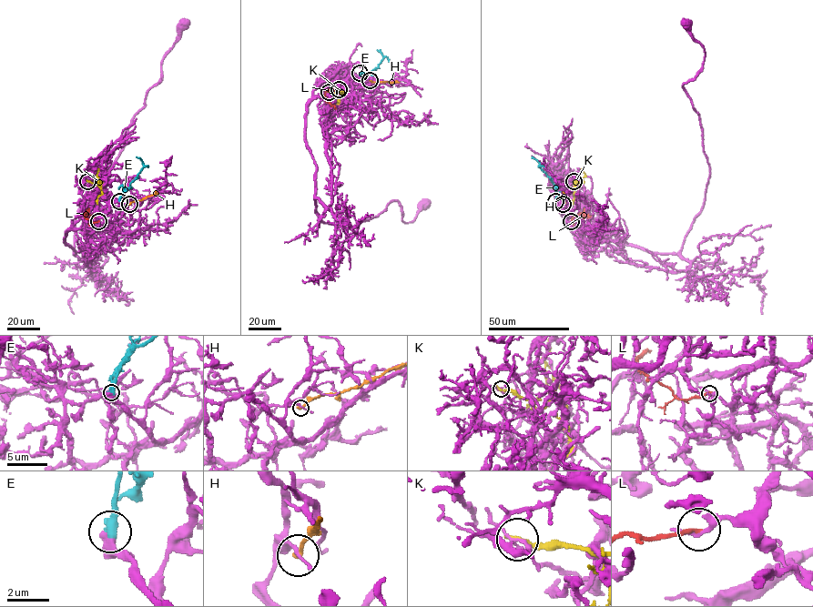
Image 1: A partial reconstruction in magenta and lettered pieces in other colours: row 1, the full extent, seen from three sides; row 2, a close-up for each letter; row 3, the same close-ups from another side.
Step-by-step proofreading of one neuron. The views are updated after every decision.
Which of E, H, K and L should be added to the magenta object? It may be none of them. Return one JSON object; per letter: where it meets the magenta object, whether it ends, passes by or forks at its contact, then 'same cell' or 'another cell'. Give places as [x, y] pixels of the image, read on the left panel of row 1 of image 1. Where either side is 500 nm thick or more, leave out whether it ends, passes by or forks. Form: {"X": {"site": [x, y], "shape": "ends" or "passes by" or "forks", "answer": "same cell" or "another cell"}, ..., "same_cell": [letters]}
{"E": {"site": [119, 201], "answer": "same cell"}, "H": {"site": [129, 204], "shape": "ends", "answer": "another cell"}, "K": {"site": [87, 181], "shape": "ends", "answer": "another cell"}, "L": {"site": [98, 221], "shape": "ends", "answer": "another cell"}, "same_cell": ["E"]}

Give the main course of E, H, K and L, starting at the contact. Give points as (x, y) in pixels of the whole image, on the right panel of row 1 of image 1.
E: (555, 201), (555, 186), (532, 156)
H: (563, 204), (564, 193)
K: (574, 181), (574, 185), (585, 176), (581, 168)
L: (571, 221), (581, 213), (591, 216)

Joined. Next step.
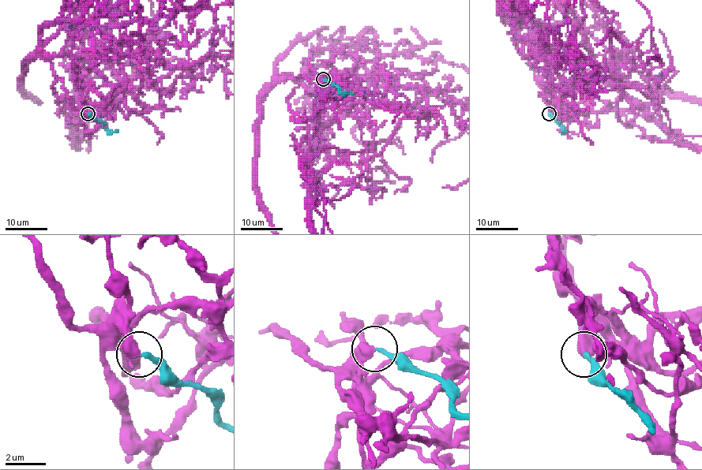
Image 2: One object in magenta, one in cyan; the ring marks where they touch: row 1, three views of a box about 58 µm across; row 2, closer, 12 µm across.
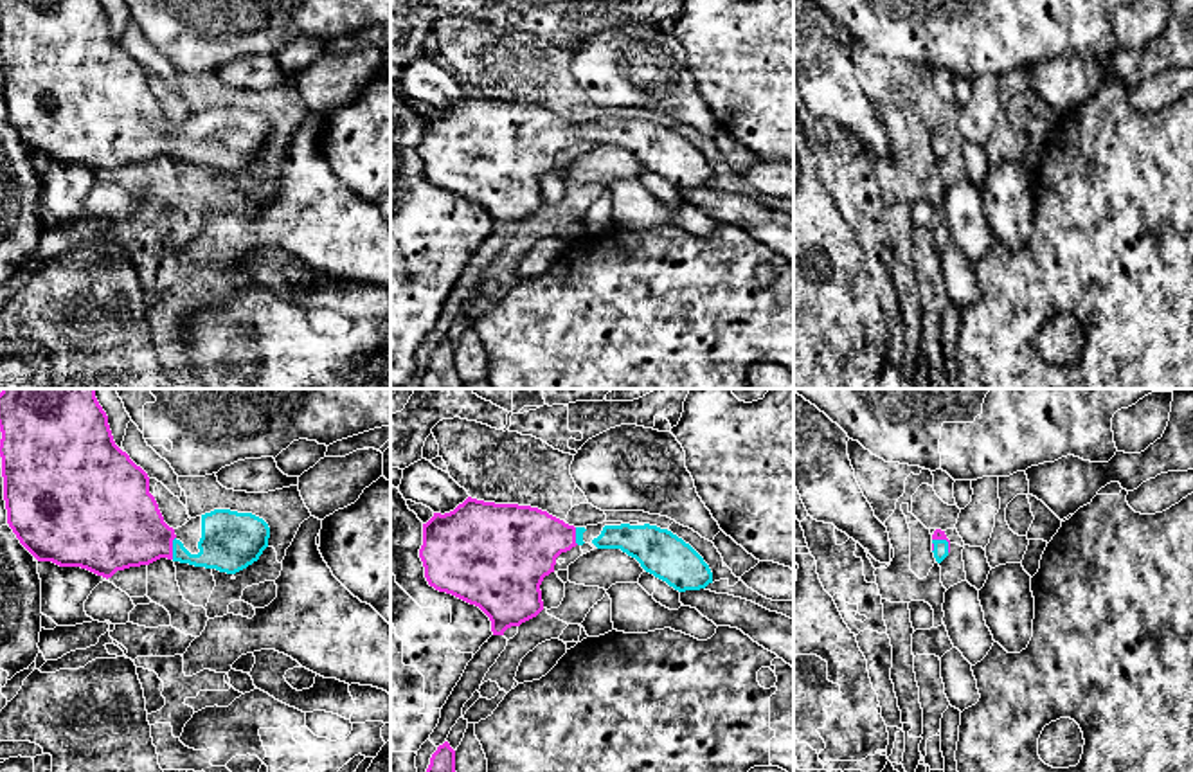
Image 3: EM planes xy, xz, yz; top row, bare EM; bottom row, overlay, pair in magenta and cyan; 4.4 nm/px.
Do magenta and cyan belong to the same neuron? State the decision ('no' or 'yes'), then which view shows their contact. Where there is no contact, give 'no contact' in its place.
yes | xy

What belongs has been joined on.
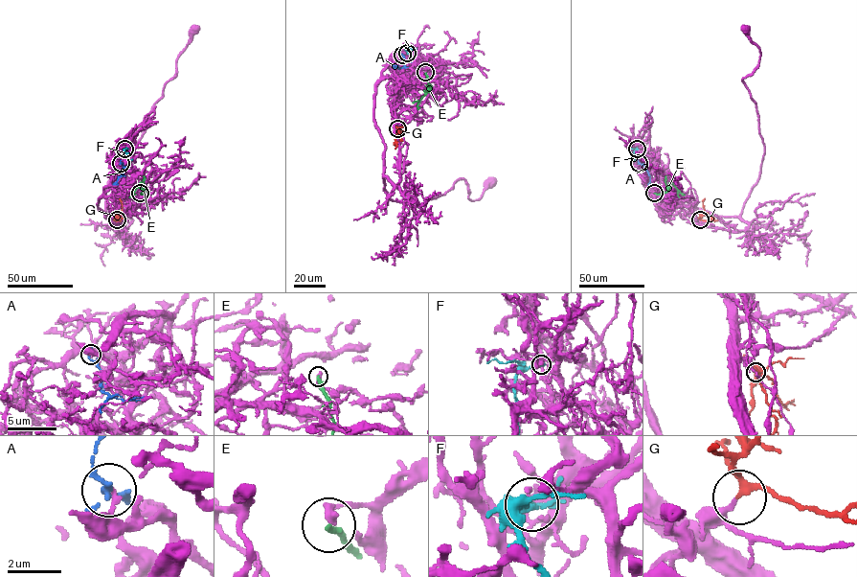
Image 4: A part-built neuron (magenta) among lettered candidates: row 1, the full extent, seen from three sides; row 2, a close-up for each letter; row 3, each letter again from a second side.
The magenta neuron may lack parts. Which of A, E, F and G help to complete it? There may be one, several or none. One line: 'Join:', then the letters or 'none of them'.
Join: G

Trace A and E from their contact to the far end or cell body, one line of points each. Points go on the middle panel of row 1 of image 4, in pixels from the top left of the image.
A: (402, 55), (405, 66), (398, 66)
E: (425, 72), (430, 90), (413, 103)

